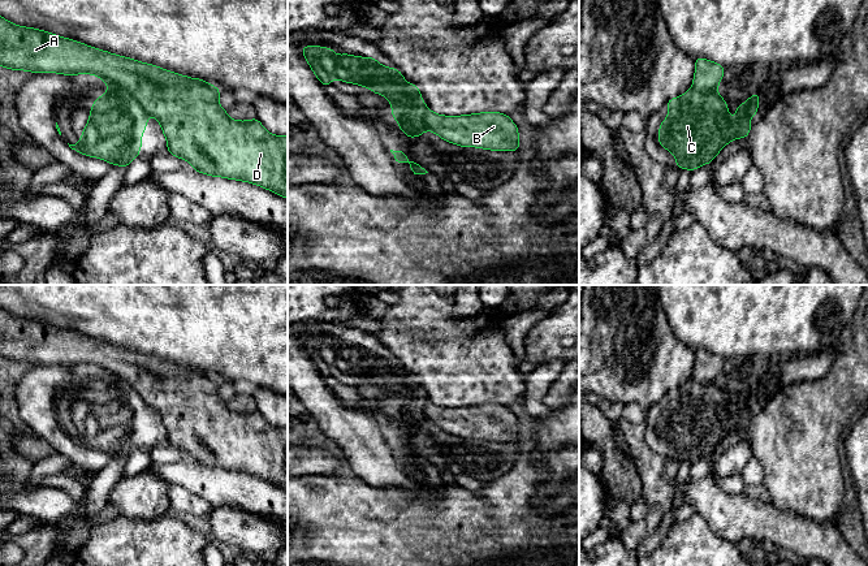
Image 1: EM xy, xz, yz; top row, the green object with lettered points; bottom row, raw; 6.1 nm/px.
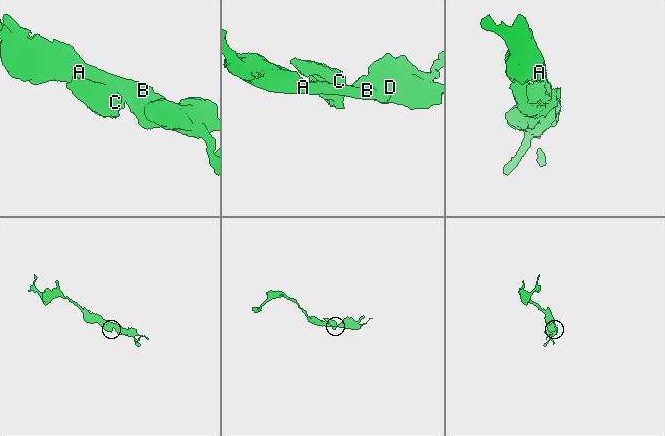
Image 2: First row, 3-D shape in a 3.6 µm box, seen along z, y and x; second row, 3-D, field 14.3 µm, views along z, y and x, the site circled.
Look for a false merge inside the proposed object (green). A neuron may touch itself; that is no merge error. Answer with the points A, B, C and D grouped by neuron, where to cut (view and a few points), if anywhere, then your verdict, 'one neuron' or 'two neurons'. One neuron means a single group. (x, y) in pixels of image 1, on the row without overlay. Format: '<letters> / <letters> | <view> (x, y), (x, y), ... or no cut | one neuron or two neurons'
A B D / C | xy (109, 377), (124, 380), (149, 405) | two neurons

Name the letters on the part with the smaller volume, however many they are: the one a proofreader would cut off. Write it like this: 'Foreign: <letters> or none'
Foreign: C

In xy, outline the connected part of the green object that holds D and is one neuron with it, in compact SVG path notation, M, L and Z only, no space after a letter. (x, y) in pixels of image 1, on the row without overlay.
M0 307L0 358L31 364L79 364L102 370L109 379L128 383L154 407L167 429L167 442L187 451L193 462L229 471L245 472L288 491L288 427L269 425L260 412L228 409L219 397L220 380L163 359L113 346L48 323L17 317Z

